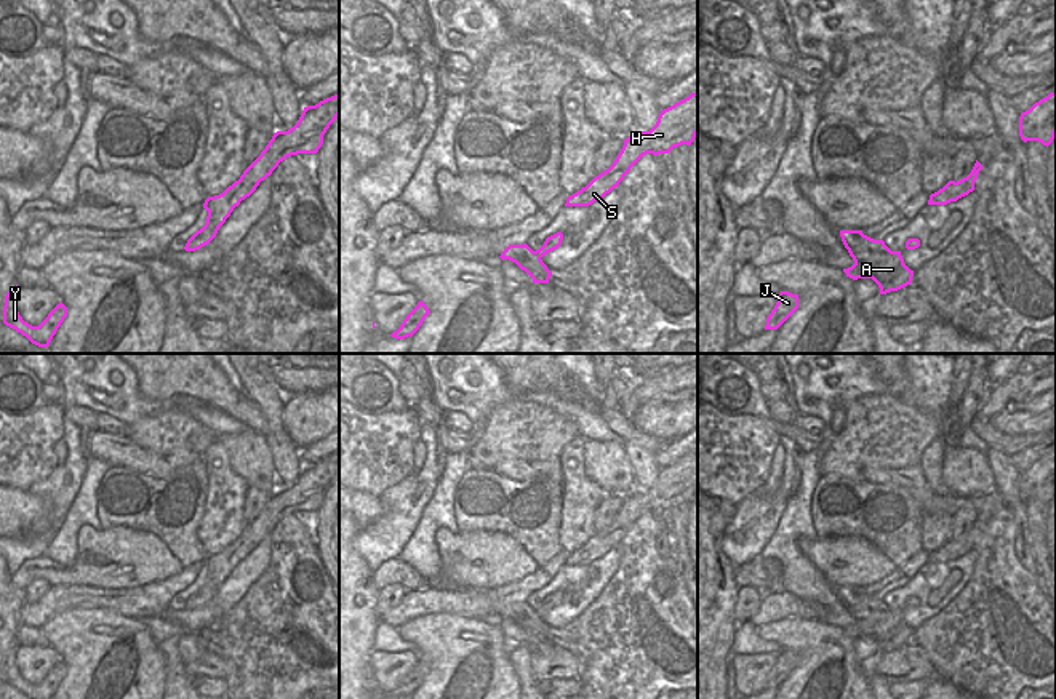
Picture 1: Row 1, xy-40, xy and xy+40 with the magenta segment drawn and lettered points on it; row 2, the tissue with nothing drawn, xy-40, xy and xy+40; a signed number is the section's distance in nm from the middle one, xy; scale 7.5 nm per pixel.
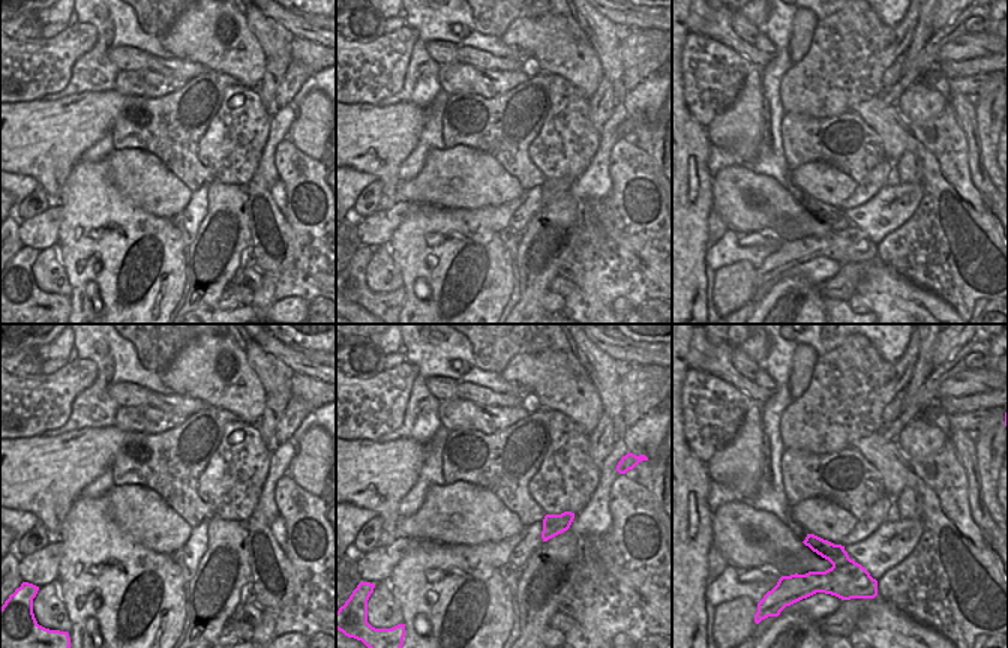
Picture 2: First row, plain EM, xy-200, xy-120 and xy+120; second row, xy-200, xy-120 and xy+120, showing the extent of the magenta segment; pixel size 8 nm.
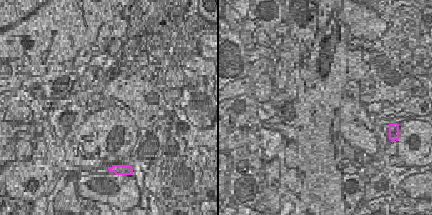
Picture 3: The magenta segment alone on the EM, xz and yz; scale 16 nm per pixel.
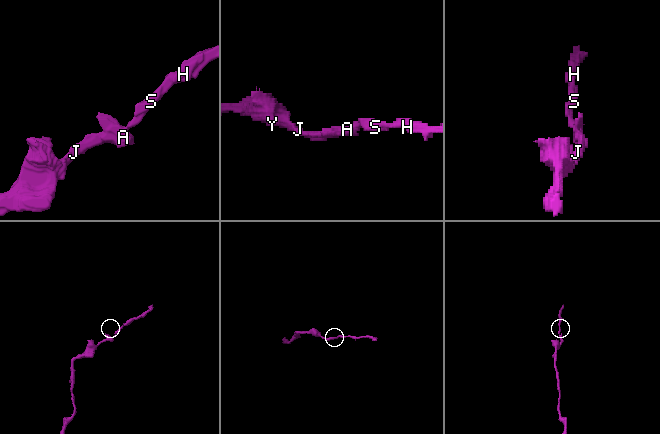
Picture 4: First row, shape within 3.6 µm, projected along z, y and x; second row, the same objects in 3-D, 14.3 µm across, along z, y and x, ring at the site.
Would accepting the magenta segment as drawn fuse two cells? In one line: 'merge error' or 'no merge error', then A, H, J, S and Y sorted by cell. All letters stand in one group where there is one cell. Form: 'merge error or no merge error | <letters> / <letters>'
no merge error | A H J S Y

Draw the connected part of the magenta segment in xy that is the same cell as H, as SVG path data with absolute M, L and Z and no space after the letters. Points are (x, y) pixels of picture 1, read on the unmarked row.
M698 451L661 469L650 489L635 489L618 512L613 523L595 534L586 545L566 557L565 565L589 565L610 552L630 526L646 512L669 512L682 502L691 504L698 493Z

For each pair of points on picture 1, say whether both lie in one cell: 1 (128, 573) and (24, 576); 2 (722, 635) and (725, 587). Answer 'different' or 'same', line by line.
1: same
2: same

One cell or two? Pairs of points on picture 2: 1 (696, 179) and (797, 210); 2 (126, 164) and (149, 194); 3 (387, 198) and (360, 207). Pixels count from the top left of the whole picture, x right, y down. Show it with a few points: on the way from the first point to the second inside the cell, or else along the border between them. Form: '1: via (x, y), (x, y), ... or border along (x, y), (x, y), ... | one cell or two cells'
1: border along (713, 176), (711, 209) | two cells
2: via (134, 171), (149, 186) | one cell
3: border along (377, 179), (381, 185), (378, 209) | two cells

